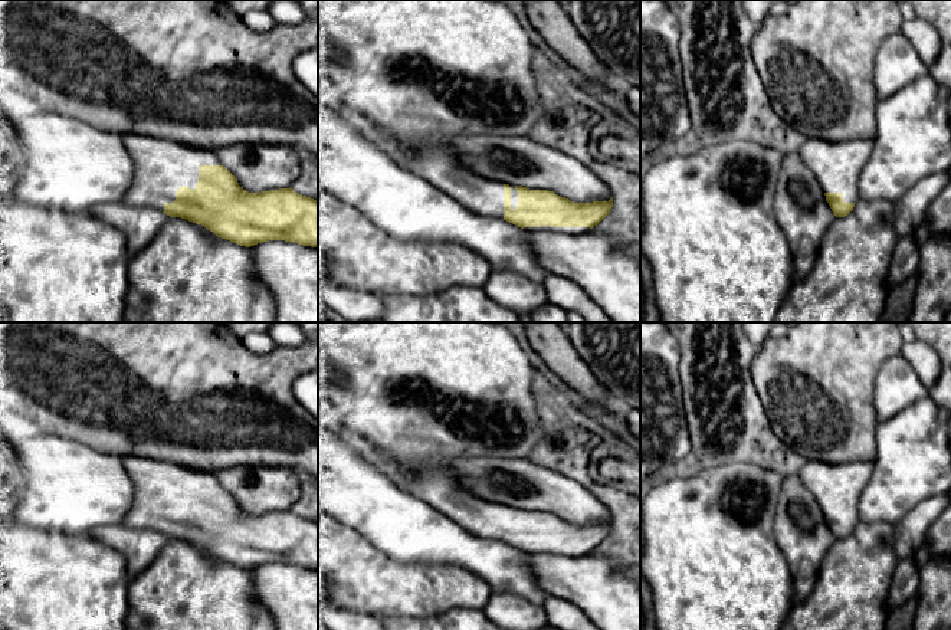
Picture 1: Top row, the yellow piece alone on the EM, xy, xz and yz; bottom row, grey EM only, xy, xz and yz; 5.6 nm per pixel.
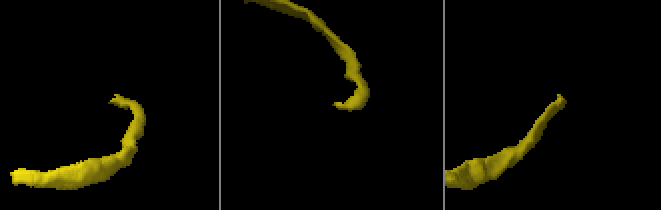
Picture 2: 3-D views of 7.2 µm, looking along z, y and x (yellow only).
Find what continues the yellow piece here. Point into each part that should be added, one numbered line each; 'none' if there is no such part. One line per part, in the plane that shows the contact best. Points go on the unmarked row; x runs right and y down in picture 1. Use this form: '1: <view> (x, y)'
1: xy (161, 488)

